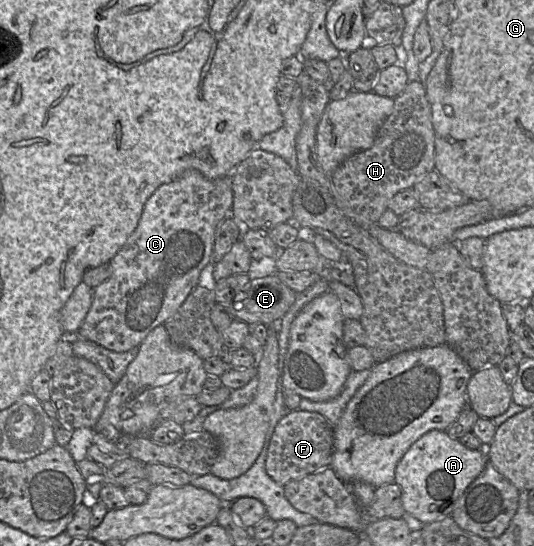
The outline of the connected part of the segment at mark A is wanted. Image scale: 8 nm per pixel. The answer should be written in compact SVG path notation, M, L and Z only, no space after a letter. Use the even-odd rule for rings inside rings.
M433 429L423 434L410 446L395 468L394 483L397 483L401 488L401 501L405 514L414 517L421 524L439 521L450 516L458 498L488 463L484 448L486 447L468 449L459 439L449 437L446 430ZM431 504L436 506L435 511L429 510Z

